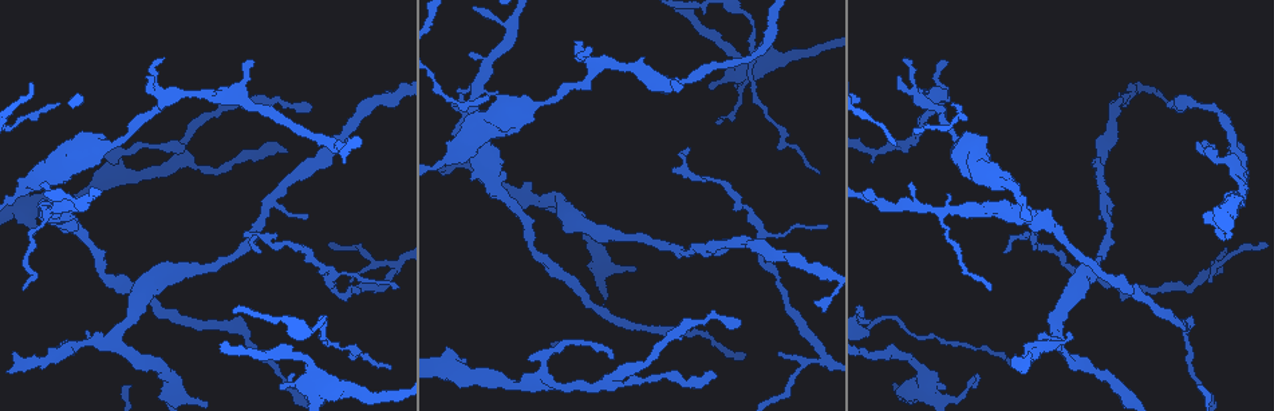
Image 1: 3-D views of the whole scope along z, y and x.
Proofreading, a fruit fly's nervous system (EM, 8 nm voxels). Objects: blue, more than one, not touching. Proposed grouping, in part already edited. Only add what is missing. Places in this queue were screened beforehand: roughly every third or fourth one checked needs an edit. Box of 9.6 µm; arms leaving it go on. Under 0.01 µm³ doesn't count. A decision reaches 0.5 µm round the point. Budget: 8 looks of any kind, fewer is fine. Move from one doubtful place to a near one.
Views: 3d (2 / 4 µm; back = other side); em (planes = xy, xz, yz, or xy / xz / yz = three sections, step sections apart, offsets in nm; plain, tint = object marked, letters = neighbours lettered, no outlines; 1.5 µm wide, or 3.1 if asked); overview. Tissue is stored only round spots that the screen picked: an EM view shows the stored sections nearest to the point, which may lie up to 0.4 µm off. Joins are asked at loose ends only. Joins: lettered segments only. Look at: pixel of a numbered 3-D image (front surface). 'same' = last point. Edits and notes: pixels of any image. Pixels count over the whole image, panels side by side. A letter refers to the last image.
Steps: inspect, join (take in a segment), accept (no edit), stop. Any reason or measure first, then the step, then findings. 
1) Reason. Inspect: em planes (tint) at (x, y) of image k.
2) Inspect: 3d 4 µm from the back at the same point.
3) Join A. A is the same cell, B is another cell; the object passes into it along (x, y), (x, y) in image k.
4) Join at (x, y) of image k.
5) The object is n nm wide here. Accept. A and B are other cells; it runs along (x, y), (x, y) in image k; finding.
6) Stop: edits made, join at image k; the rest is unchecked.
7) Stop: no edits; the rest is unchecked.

Tapers out. Inspect: 3d 4 µm from the back at (1005, 253) of image 1.

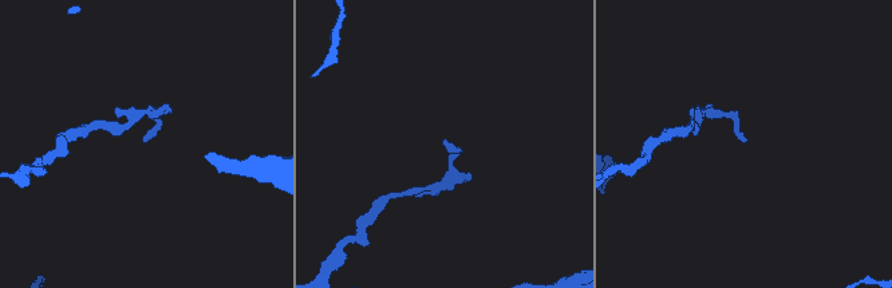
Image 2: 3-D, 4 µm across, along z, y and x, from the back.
Inspect: em xy step 4 (plain) at (145, 142) of image 2.

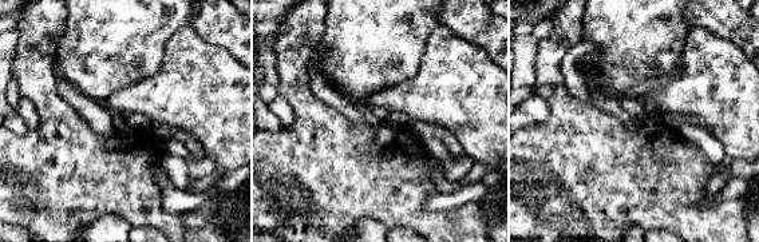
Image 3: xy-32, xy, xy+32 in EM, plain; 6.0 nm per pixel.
Inspect: em xy step 4 (letters) at the same point.

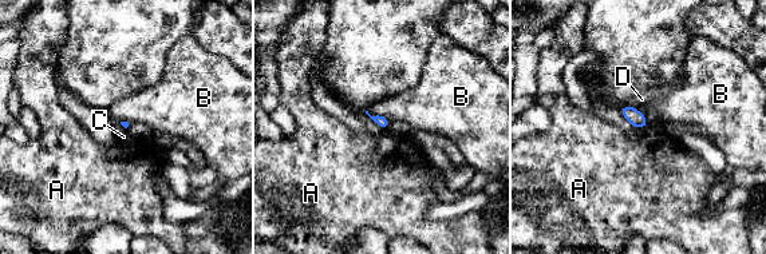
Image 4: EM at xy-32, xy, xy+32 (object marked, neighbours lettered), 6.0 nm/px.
Accept. A, B, C and D are other cells; a border runs along (647, 124), (634, 127) in image 4; no lettered segment goes on from it.

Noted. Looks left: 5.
Inspect: 3d 4 µm at (945, 389) of image 1.

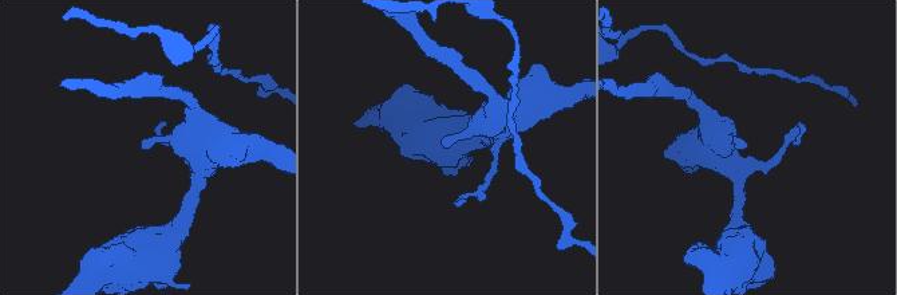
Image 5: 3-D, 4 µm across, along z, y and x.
Now the EM. Inspect: em planes (letters) at (443, 146) of image 5.

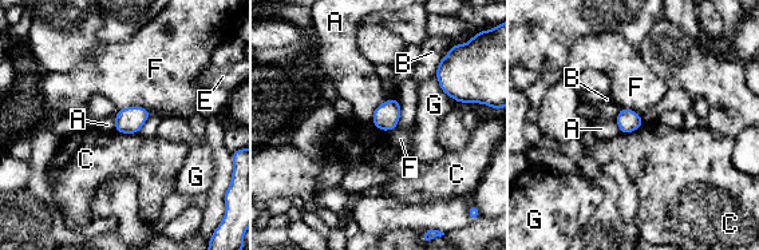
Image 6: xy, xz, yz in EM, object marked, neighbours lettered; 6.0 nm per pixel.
Accept. A, B, C, E, F and G are other cells; a border runs along (115, 130), (138, 134) in image 6; none of them fits.

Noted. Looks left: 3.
Branch stops here. Inspect: 3d 4 µm at (897, 79) of image 1.

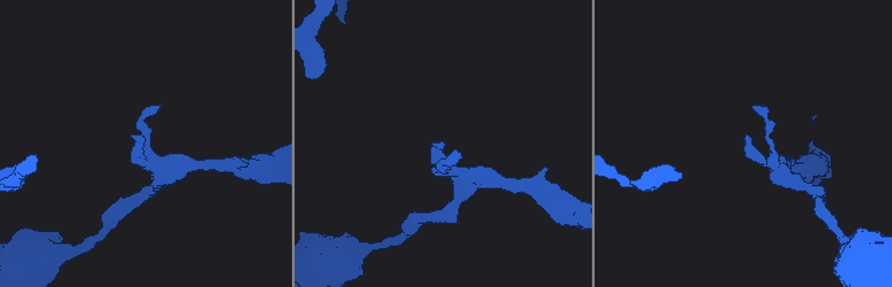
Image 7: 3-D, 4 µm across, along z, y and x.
Now the EM. Inspect: em planes (tint) at (745, 135) of image 7.

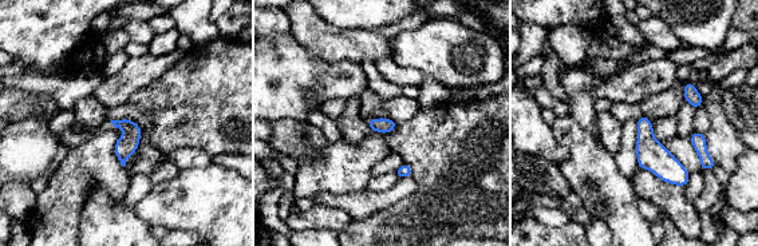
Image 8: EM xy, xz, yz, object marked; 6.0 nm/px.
Inspect: em planes (letters) at the same point.

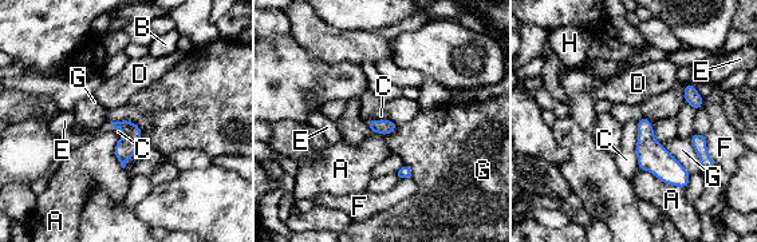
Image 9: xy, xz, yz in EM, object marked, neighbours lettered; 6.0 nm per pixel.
Accept. A, B, C, D, E, F, G and H are other cells; a border runs along (635, 122), (635, 155), (639, 169) in image 9; none of them fits.

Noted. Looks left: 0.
Stop: no edits; the rest is unchecked.

